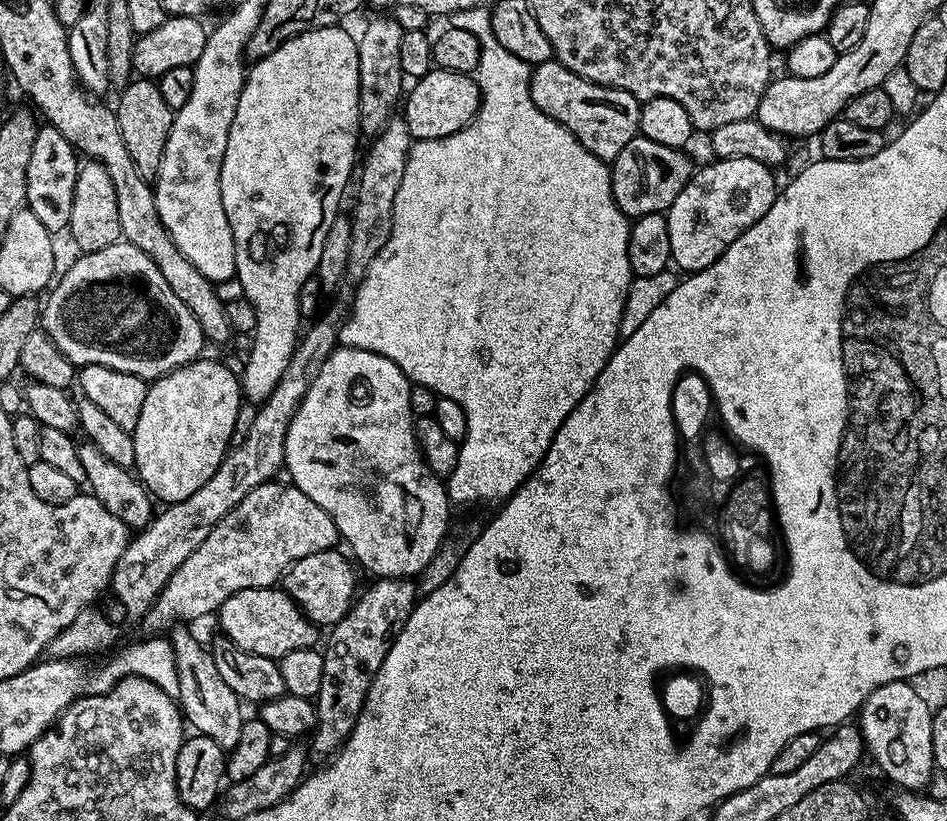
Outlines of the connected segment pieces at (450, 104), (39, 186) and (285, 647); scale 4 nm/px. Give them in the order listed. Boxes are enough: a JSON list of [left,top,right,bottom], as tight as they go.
[[402,67,480,141],[24,123,79,234],[218,586,317,661]]

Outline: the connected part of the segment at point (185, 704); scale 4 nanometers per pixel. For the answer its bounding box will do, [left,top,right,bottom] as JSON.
[170,626,246,750]

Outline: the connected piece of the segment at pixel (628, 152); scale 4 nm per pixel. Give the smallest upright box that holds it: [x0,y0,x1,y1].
[611,135,694,218]

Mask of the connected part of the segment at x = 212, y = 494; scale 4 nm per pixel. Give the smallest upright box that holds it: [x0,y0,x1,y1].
[110,308,342,622]

